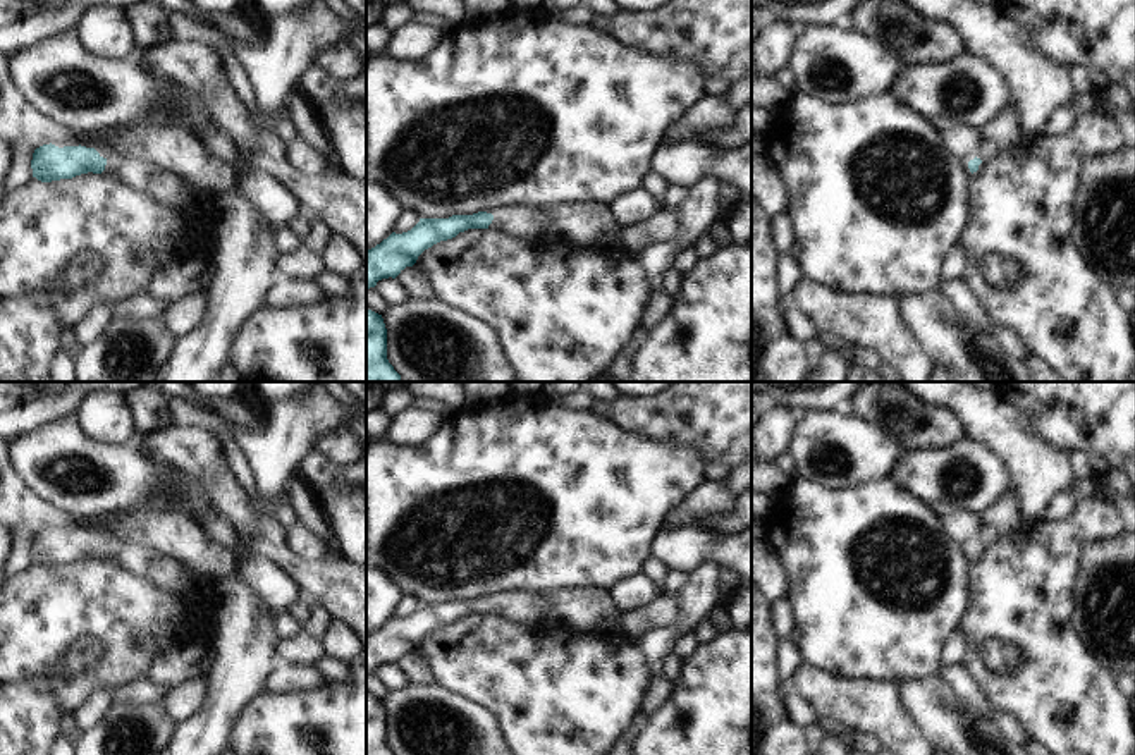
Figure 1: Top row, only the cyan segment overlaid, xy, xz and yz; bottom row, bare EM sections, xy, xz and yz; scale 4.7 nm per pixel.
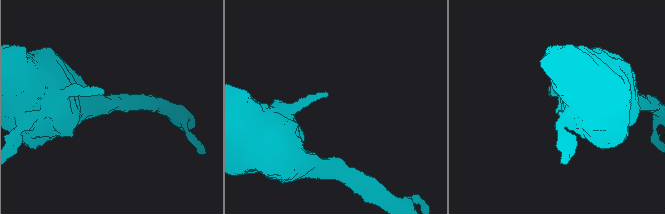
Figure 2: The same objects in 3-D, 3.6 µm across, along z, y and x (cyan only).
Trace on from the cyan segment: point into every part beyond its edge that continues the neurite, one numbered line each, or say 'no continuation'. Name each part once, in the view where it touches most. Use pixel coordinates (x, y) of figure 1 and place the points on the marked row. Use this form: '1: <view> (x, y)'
1: xz (515, 220)

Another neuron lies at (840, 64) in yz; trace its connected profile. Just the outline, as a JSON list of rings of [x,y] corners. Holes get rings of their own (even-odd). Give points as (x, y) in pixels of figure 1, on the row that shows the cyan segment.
[[[846,24],[807,28],[794,43],[789,67],[796,76],[798,93],[836,107],[893,93],[908,69],[893,43]]]

